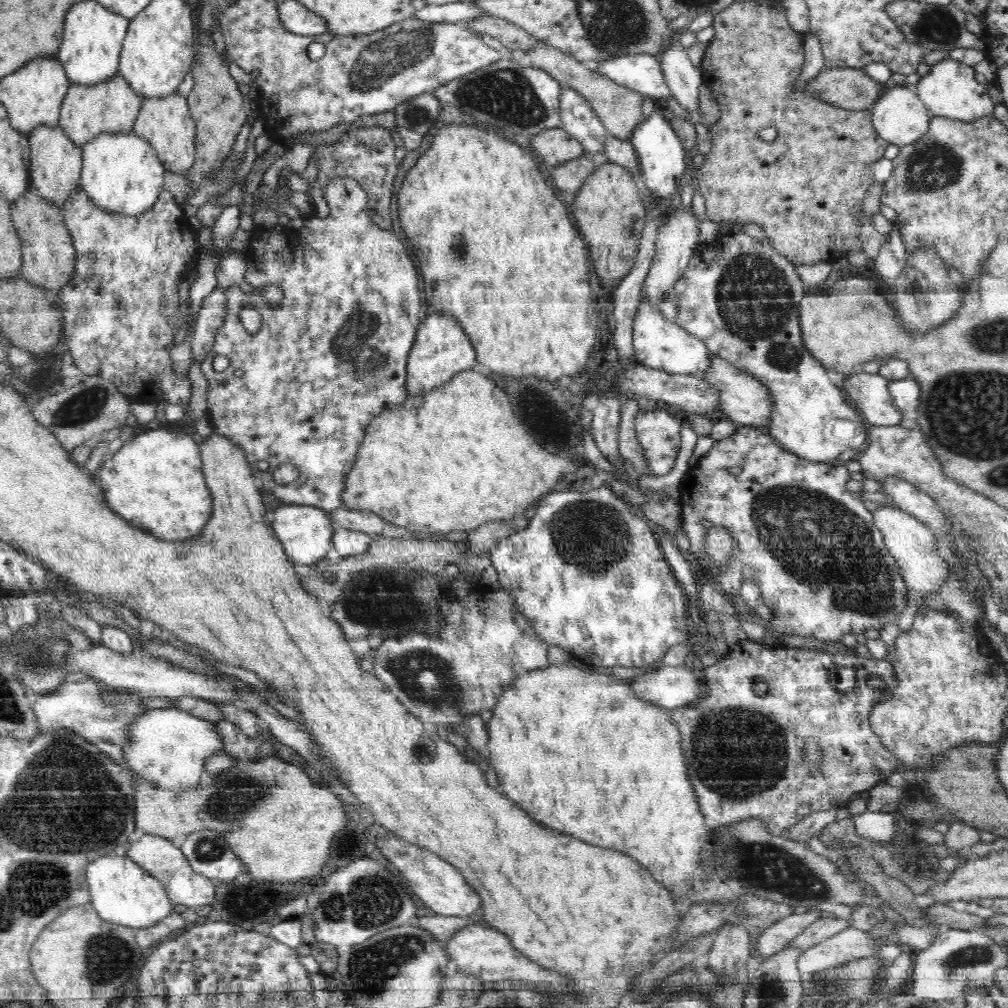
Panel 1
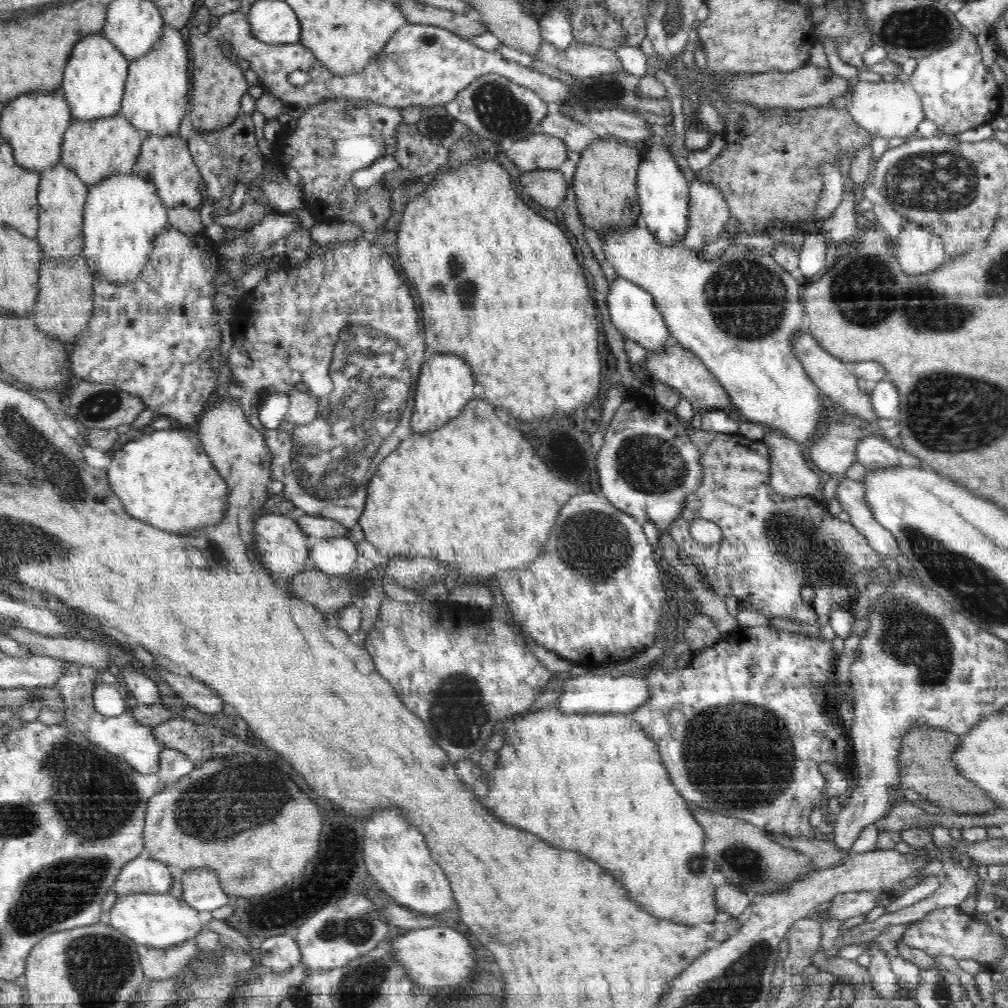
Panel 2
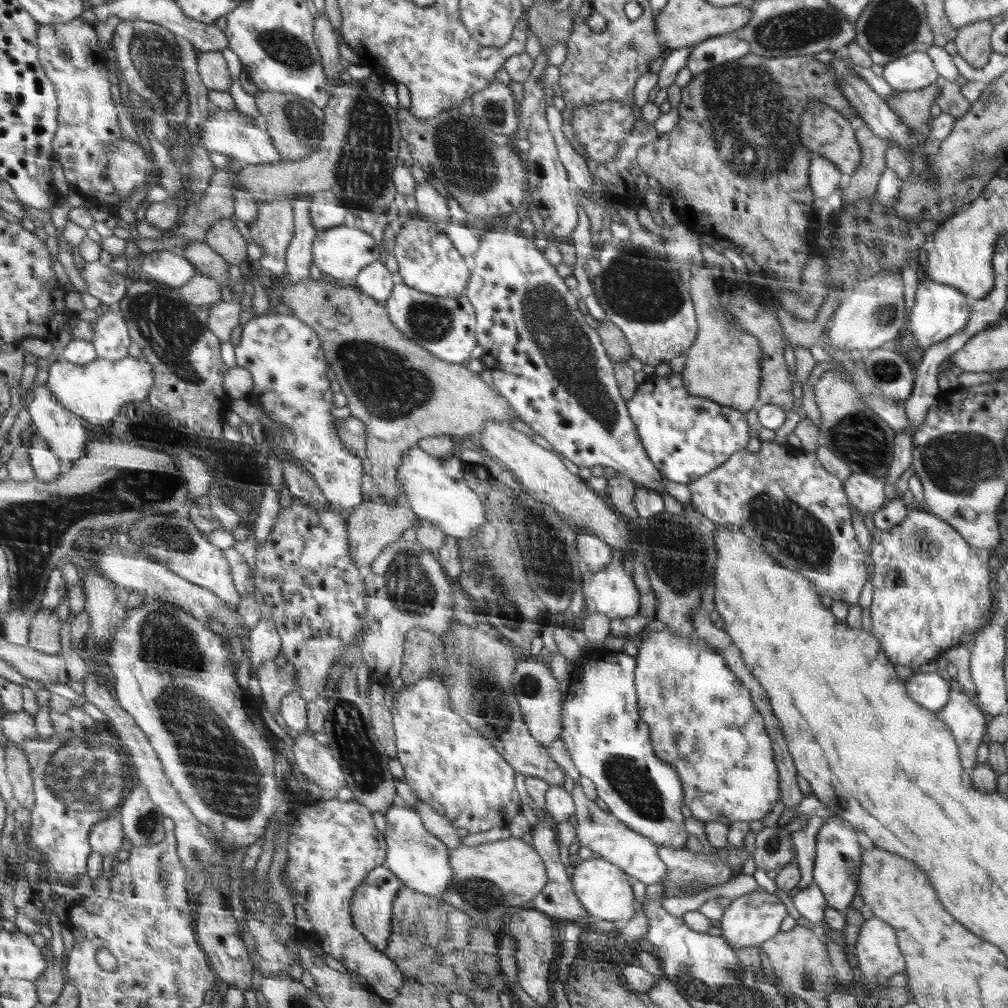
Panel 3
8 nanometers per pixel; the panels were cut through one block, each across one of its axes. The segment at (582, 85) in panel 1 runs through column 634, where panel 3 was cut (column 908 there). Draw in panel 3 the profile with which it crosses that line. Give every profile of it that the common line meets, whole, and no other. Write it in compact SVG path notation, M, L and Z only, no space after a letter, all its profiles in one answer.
M930 84L927 88L916 91L898 91L896 95L885 99L892 112L900 118L908 129L915 132L921 138L926 138L931 126L928 121L930 108L939 96L939 88L936 84Z

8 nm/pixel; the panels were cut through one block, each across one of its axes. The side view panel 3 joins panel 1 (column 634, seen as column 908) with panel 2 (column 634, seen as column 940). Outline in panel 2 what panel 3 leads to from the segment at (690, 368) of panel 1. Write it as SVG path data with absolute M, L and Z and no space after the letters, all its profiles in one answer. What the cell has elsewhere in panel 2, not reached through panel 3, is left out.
M617 276L609 284L606 304L612 324L624 335L624 338L636 341L638 345L648 349L648 352L660 354L663 348L672 341L663 313L656 308L653 296L639 285Z

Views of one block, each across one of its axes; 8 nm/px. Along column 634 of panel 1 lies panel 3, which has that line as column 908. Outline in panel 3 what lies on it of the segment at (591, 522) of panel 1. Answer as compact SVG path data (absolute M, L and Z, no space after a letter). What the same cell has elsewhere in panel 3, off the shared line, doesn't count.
M910 506L910 511L900 524L892 530L883 530L871 525L872 542L868 556L872 560L872 577L868 578L874 588L874 596L869 607L872 616L872 630L881 641L882 649L892 664L906 667L920 667L930 660L938 658L944 650L952 646L960 646L962 632L976 630L978 626L986 626L990 616L990 566L980 562L978 554L970 548L969 541L947 523L943 517L926 509Z

